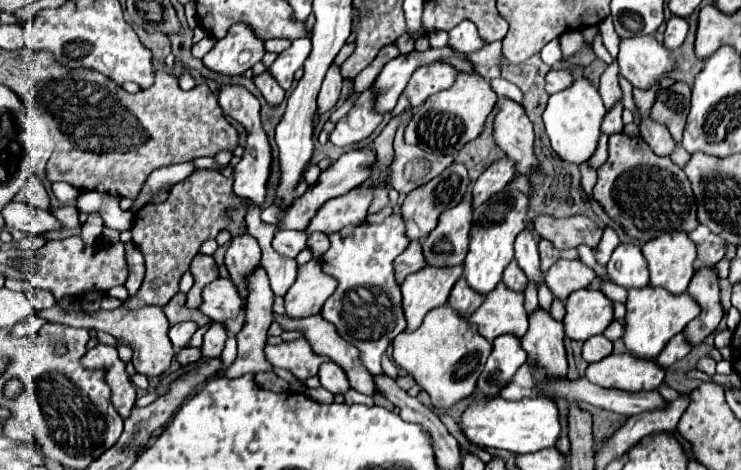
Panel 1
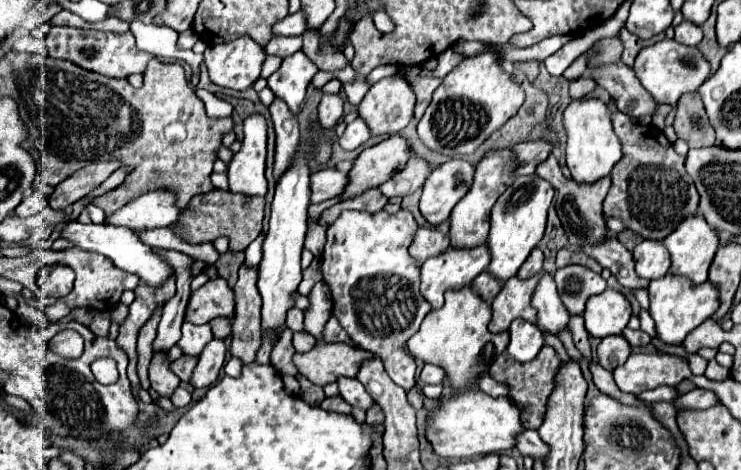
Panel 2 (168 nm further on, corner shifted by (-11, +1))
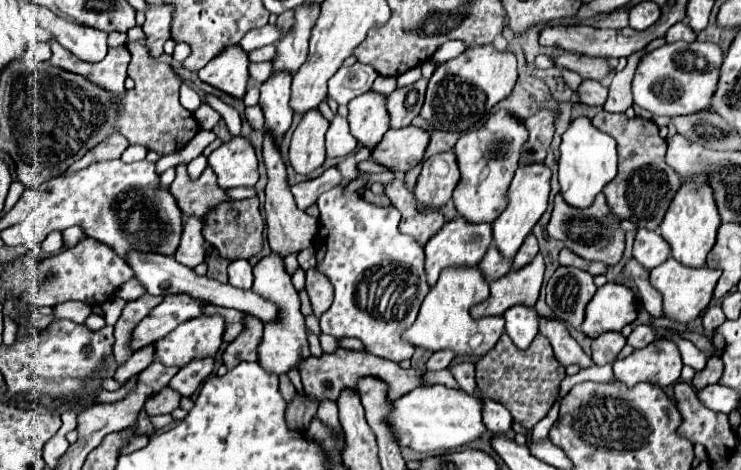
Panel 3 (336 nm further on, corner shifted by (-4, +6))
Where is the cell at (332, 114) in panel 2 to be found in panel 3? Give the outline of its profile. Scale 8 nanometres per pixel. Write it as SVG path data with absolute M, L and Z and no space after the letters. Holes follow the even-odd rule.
M309 111L303 115L289 145L289 163L295 173L309 175L323 165L327 129L329 123L319 111Z

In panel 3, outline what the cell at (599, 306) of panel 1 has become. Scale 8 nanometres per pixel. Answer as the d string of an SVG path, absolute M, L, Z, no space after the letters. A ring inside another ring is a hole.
M607 283L597 289L587 305L587 315L581 331L595 339L605 331L621 331L637 319L635 293L621 283Z

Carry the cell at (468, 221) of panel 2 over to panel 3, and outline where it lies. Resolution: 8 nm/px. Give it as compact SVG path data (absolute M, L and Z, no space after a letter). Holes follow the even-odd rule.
M495 111L479 129L461 133L459 141L453 145L453 153L461 171L459 185L453 193L459 215L463 215L471 223L493 223L497 219L497 213L501 213L501 209L505 209L507 205L505 193L509 189L513 173L519 167L519 155L525 137L529 135L523 121L517 121L517 117L507 111Z

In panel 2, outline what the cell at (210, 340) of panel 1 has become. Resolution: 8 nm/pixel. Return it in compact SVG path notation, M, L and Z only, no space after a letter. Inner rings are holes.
M214 338L212 342L208 342L208 346L202 350L202 358L198 360L198 366L196 366L194 374L192 374L190 384L194 388L202 388L202 386L214 384L222 364L224 364L224 358L226 358L224 340Z

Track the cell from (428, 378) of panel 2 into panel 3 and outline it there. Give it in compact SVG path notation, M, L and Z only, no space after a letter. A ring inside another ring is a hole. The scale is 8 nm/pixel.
M437 351L437 353L433 353L431 355L431 359L427 361L427 369L429 371L441 371L441 369L447 369L449 367L449 363L453 361L453 357L455 357L455 353L453 351Z

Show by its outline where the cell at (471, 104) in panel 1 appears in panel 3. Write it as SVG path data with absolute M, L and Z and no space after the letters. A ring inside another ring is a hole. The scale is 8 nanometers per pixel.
M471 45L459 57L441 63L429 79L421 117L439 131L469 131L503 101L517 81L517 61L511 51L497 51L493 45Z

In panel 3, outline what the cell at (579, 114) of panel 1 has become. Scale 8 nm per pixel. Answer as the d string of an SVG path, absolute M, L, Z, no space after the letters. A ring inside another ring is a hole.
M587 117L575 119L563 135L561 143L561 157L559 157L559 193L567 205L575 209L587 209L593 205L595 197L603 191L603 187L617 175L617 149L615 141L595 129Z

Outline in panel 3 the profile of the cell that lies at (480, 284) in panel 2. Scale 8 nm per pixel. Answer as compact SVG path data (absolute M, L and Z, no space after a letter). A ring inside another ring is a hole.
M491 245L491 247L489 247L489 253L485 253L485 257L481 259L479 269L483 271L485 279L491 281L491 279L499 279L499 277L503 277L505 273L509 273L511 263L513 263L511 259L505 261L505 257L501 257L501 253L497 253L497 247Z

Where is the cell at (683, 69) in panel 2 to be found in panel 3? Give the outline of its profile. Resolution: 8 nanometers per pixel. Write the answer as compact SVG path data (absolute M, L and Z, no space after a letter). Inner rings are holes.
M677 41L673 45L663 45L641 59L633 79L633 101L639 107L651 111L653 115L665 115L665 117L711 111L711 97L717 89L721 61L723 51L715 43L695 41L687 45L685 41ZM695 57L703 57L707 61L707 67L699 71L693 63Z

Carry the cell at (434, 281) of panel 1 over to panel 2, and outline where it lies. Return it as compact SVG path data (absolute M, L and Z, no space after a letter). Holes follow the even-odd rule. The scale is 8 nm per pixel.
M486 244L476 248L448 248L422 264L420 292L434 310L444 304L446 290L460 290L486 270L490 254Z

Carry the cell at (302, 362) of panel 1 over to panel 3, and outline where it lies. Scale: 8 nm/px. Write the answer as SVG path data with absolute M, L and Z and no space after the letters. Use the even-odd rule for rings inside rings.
M337 349L335 353L327 355L323 353L323 357L309 357L305 361L301 361L301 381L303 381L303 389L305 395L317 401L323 399L331 399L337 401L339 393L345 389L357 389L357 381L361 377L377 377L381 381L387 383L387 393L389 393L389 401L399 399L401 395L409 393L411 389L419 387L423 383L423 373L415 371L415 369L401 369L397 363L381 359L377 355L371 355L367 351L347 351L347 349Z

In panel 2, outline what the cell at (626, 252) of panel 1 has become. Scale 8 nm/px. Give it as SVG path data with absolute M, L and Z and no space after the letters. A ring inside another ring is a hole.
M642 240L634 250L636 274L646 280L662 278L670 268L670 254L658 240Z

